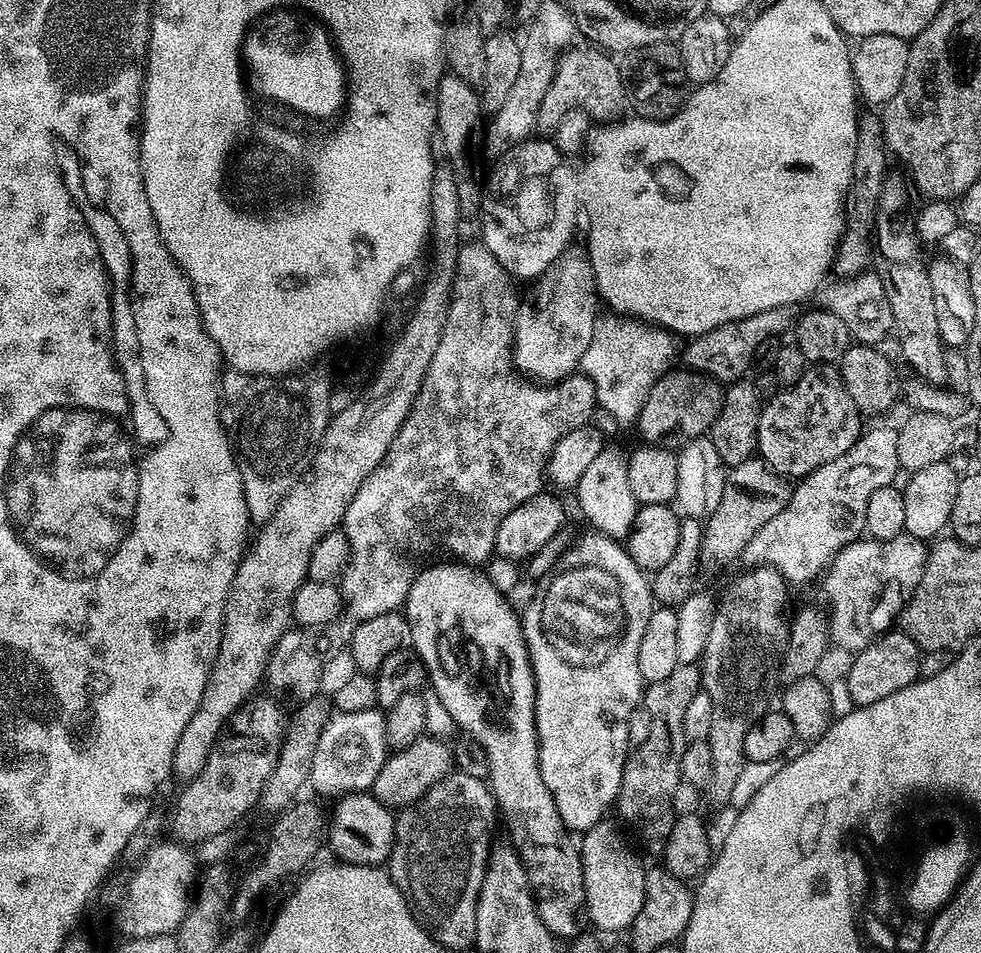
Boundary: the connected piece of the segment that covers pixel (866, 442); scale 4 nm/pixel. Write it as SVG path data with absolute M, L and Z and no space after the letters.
M892 426L890 428L872 428L869 432L867 429L856 439L854 446L850 446L850 450L846 450L846 454L842 454L842 458L834 458L834 462L826 462L826 466L803 477L797 483L800 485L792 488L792 497L790 502L786 502L782 514L778 514L770 522L766 522L766 526L762 526L762 530L758 530L758 534L754 534L754 538L750 538L750 542L744 547L742 560L745 560L748 563L745 565L748 566L760 565L777 568L789 585L810 583L816 575L819 577L831 565L833 558L847 544L861 539L866 518L866 502L870 502L870 494L874 494L874 490L882 490L882 486L893 483L897 479L896 472L900 471L896 428Z

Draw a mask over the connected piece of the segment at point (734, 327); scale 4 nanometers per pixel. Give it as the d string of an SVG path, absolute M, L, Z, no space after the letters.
M778 306L774 310L762 310L758 314L750 314L750 318L742 318L734 322L726 322L726 326L718 326L701 336L691 337L682 352L682 360L694 372L711 376L721 382L735 382L745 379L748 367L756 356L756 351L767 342L771 336L780 336L791 329L798 319L797 309L792 306Z

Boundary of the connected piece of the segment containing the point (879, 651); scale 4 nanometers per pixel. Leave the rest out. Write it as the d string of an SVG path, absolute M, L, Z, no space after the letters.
M889 630L877 636L870 646L866 646L866 650L851 657L852 665L848 668L848 696L853 700L851 703L865 708L915 684L921 679L921 655L920 647L902 630Z

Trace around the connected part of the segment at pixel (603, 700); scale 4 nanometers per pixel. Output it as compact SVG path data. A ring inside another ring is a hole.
M603 534L584 536L573 543L568 551L556 561L554 571L547 577L546 582L537 587L534 598L528 608L523 609L522 623L524 626L524 641L528 647L528 657L532 659L532 676L536 680L536 738L540 741L540 769L542 782L550 790L554 798L554 806L558 806L558 814L565 828L569 830L587 830L603 821L604 811L615 805L616 795L620 789L624 762L630 755L628 748L628 723L632 720L632 711L642 704L645 682L638 670L638 645L642 642L642 634L646 631L646 622L654 607L654 599L647 575L637 566L623 543L612 540Z

